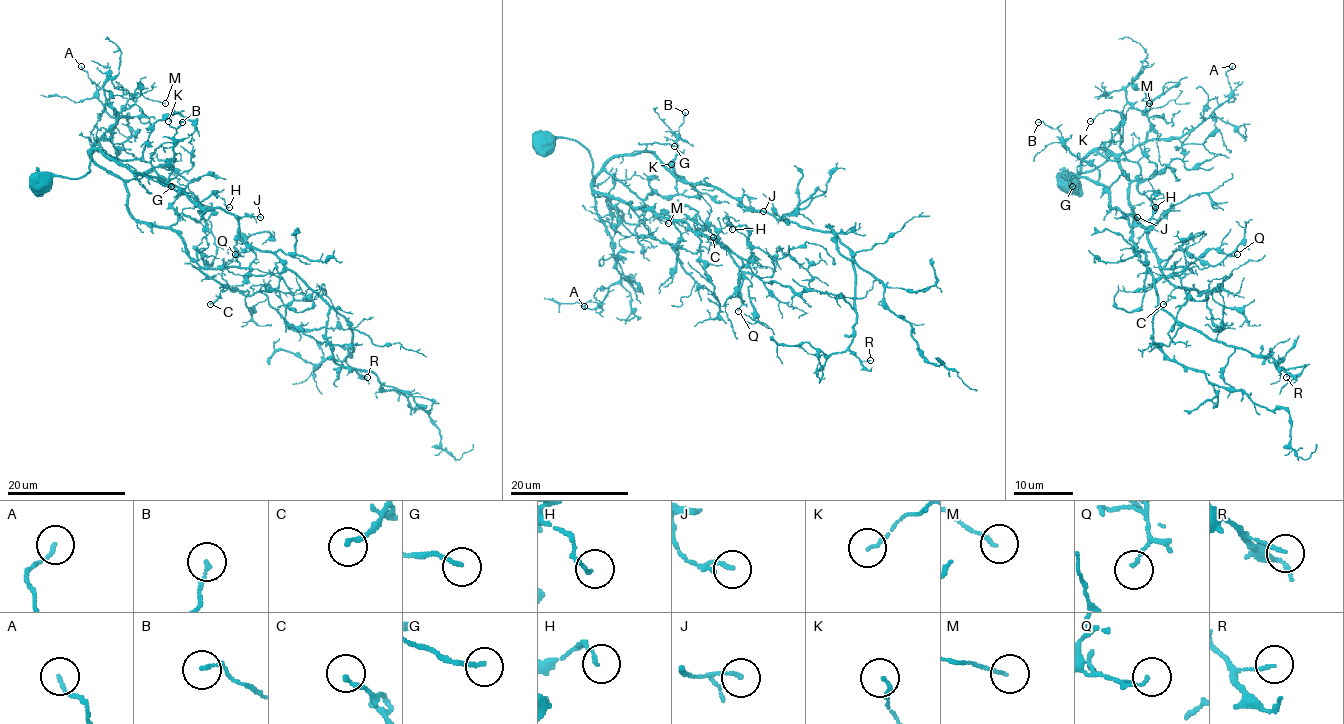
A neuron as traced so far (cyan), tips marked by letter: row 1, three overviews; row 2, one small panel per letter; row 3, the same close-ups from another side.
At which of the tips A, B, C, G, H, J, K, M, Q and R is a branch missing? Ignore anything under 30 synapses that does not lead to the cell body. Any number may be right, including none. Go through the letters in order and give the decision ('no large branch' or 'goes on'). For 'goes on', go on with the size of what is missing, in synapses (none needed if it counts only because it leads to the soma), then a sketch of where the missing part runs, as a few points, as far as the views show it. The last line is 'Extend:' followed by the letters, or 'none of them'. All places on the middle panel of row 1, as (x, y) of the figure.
A: no large branch
B: no large branch
C: no large branch
G: goes on; about 35 synapses; missing branch runs (674, 146), (688, 152), (704, 152), (732, 174), (738, 174), (753, 148), (768, 145)
H: no large branch
J: no large branch
K: no large branch
M: no large branch
Q: no large branch
R: no large branch
Extend: G

